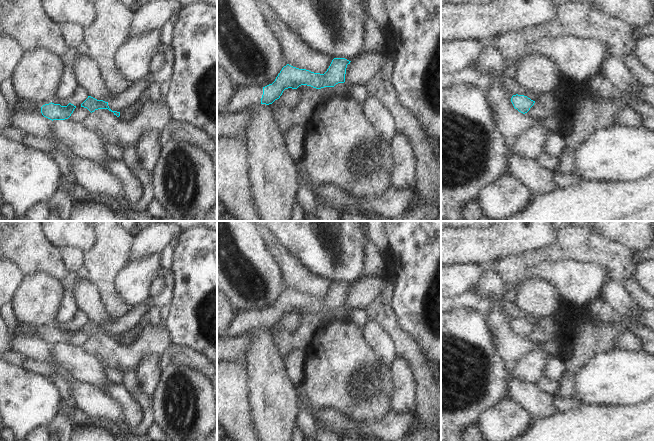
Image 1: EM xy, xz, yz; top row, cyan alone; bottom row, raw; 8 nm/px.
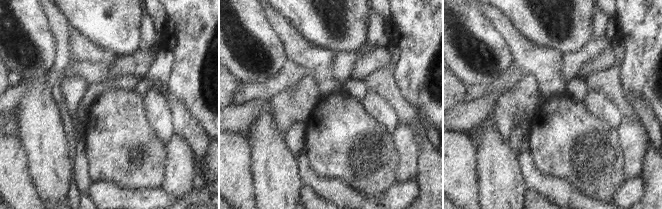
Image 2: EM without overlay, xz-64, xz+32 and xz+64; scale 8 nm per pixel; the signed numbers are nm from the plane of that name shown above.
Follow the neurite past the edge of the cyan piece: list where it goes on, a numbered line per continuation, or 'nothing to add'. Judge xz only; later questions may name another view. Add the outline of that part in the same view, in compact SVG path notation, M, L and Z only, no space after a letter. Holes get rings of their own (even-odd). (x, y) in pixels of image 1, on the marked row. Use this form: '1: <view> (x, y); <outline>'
1: xz (244, 97); M256 85L238 87L225 107L224 112L238 112L255 104L260 104L262 95L262 87Z

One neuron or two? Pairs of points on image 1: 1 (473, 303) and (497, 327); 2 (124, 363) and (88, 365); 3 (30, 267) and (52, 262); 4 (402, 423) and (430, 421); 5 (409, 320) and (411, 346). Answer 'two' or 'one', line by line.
1: two
2: two
3: one
4: two
5: two

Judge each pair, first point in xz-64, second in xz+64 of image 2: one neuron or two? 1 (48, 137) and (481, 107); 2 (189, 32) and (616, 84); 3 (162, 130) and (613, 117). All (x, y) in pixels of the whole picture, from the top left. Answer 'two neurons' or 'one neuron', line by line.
1: two neurons
2: two neurons
3: one neuron

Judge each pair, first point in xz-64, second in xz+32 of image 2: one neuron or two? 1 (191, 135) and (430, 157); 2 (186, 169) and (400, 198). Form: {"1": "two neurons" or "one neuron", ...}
{"1": "one neuron", "2": "two neurons"}

